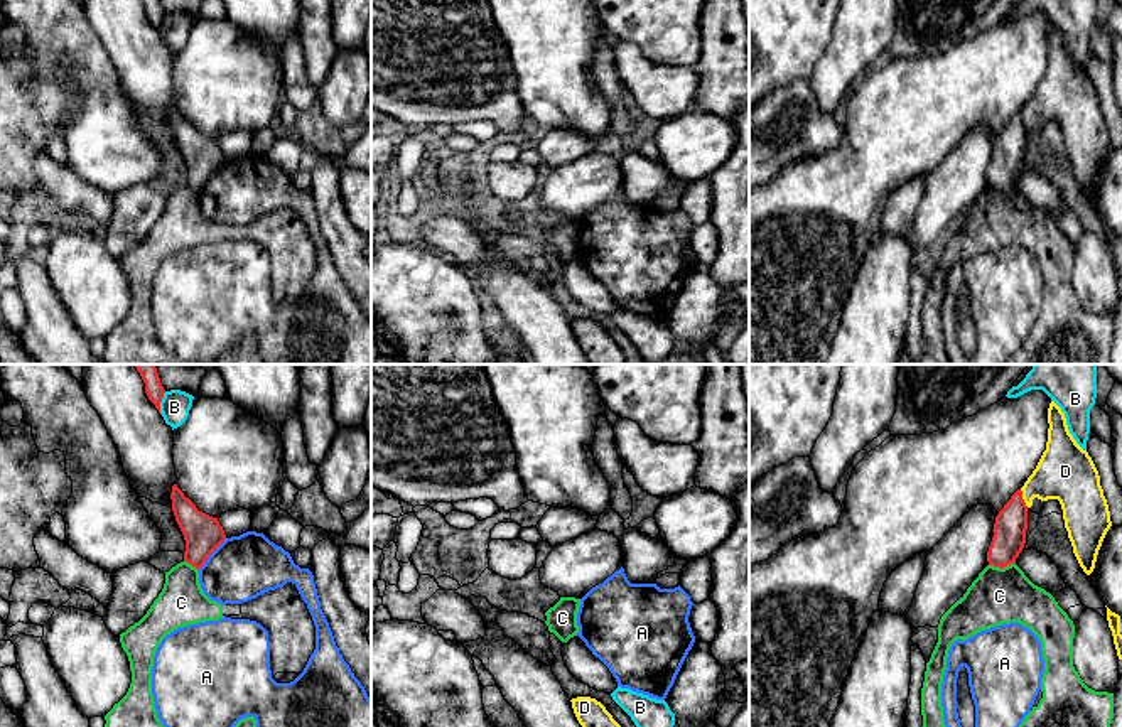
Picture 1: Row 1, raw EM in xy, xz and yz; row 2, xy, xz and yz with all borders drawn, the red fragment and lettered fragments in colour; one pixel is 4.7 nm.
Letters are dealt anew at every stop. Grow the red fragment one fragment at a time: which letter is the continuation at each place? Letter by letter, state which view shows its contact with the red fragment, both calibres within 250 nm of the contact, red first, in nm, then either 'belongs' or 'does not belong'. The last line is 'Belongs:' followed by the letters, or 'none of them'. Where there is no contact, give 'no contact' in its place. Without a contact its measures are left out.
A: xy | 190/300 nm | does not belong
B: xy | 90/140 nm | does not belong
C: yz | 160/280 nm | does not belong
D: yz | 160/280 nm | does not belong
Belongs: none of them

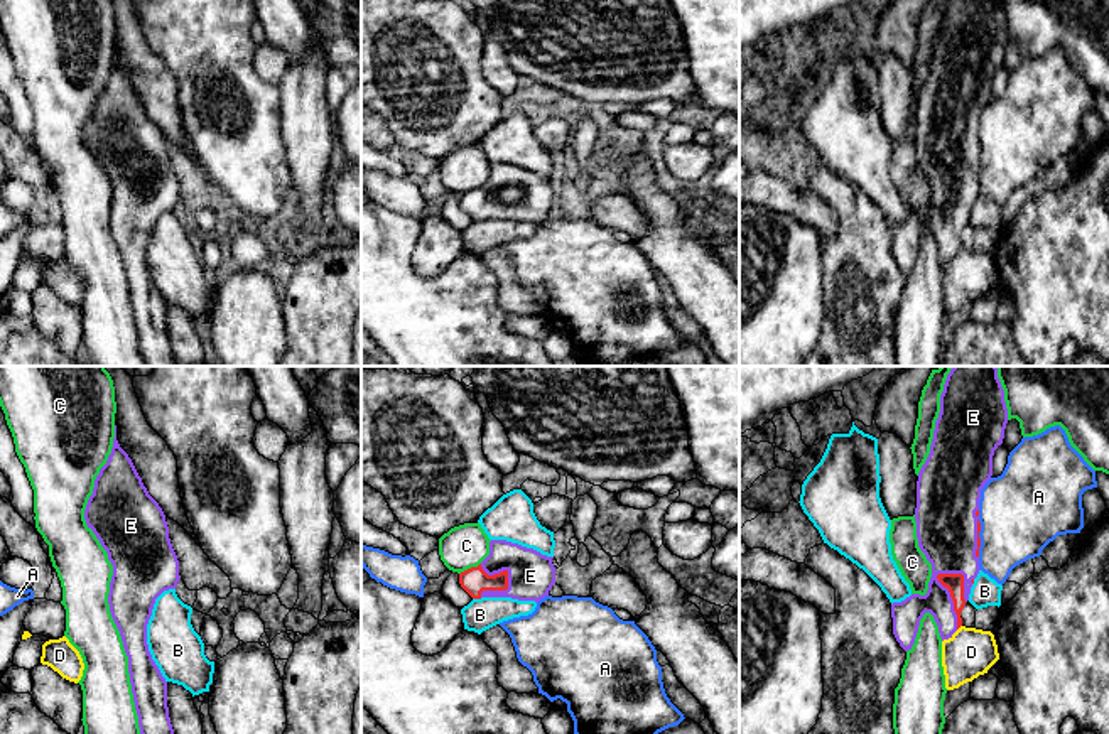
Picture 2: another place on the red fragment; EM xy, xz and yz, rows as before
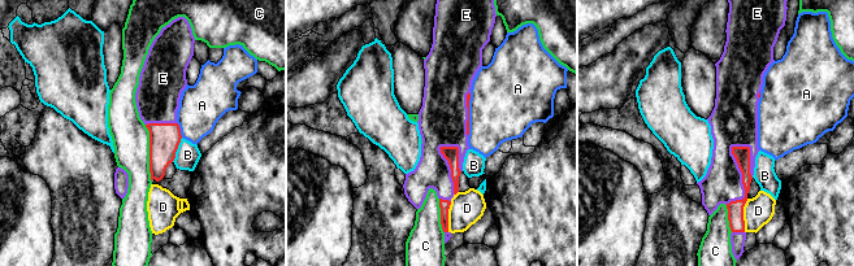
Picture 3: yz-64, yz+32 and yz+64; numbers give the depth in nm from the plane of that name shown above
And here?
A: yz | 20/400 nm | does not belong
B: xz | 120/160 nm | does not belong
C: xz | 120/200 nm | does not belong
D: yz | 90/220 nm | does not belong
E: yz | 90/240 nm | belongs
Belongs: E

